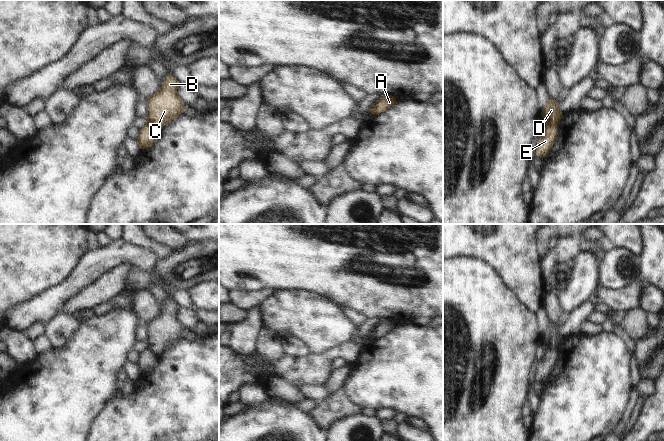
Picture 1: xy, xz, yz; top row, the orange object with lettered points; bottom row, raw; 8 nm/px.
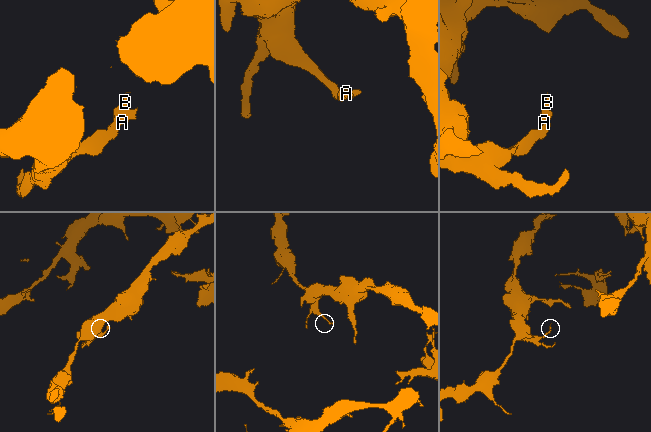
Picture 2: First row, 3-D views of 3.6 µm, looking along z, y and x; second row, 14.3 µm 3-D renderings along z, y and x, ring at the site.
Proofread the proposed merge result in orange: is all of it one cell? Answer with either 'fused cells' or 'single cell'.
fused cells

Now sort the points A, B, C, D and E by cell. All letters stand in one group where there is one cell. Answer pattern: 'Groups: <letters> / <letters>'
Groups: A B C D / E

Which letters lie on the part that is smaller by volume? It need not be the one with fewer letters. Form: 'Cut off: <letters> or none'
Cut off: A, B, C, D

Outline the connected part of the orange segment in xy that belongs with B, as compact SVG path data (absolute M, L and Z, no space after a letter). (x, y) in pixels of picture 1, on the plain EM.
M170 295L167 296L167 304L164 305L160 314L147 323L147 349L156 356L169 345L182 338L184 327L176 318L179 305L176 304Z

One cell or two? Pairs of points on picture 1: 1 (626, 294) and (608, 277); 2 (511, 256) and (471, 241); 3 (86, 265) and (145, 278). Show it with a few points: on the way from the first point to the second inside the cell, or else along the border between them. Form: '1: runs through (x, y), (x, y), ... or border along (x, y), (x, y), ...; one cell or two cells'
1: border along (639, 279), (617, 290), (600, 285); two cells
2: runs through (501, 248), (481, 246); one cell
3: border along (155, 263), (151, 272), (143, 272), (132, 266); two cells

